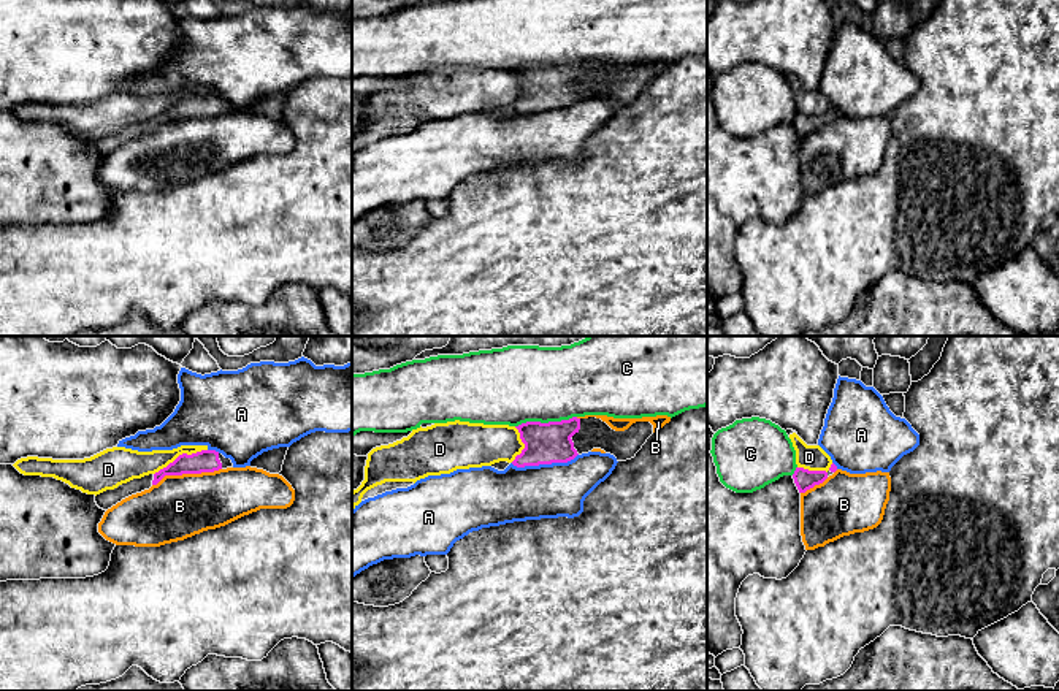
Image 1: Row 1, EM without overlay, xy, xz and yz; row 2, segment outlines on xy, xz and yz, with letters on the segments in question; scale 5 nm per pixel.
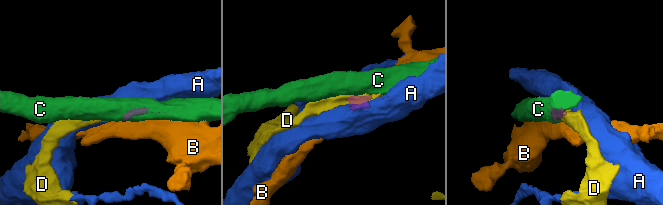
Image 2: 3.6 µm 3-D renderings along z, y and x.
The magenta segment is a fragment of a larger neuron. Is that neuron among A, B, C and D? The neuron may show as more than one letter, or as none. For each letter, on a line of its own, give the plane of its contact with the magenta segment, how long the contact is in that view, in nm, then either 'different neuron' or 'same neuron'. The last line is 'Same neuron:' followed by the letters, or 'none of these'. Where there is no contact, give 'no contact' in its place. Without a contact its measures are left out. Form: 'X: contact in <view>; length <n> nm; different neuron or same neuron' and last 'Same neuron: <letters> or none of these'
A: contact in xz; length 340 nm; different neuron
B: contact in xy; length 360 nm; different neuron
C: contact in xz; length 320 nm; different neuron
D: contact in xy; length 300 nm; different neuron
Same neuron: none of these

